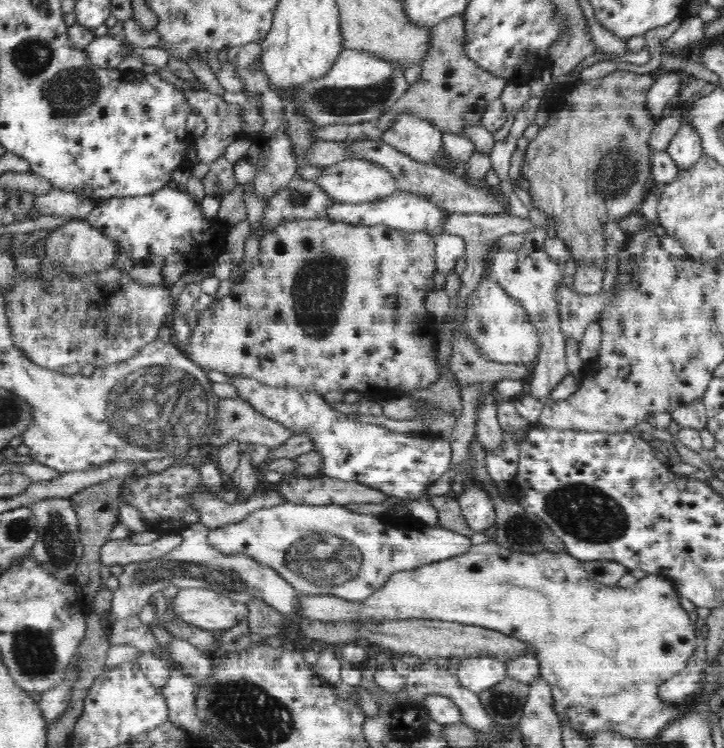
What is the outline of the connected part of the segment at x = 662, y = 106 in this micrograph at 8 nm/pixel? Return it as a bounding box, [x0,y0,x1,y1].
[646,70,680,121]

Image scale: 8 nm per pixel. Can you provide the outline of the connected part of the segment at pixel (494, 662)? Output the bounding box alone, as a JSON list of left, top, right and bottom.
[453,655,507,694]

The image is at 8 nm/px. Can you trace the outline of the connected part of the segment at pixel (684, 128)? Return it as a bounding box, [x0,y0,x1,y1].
[666,124,704,169]

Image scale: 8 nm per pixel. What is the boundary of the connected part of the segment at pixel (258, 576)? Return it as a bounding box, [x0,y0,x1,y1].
[109,524,298,620]

